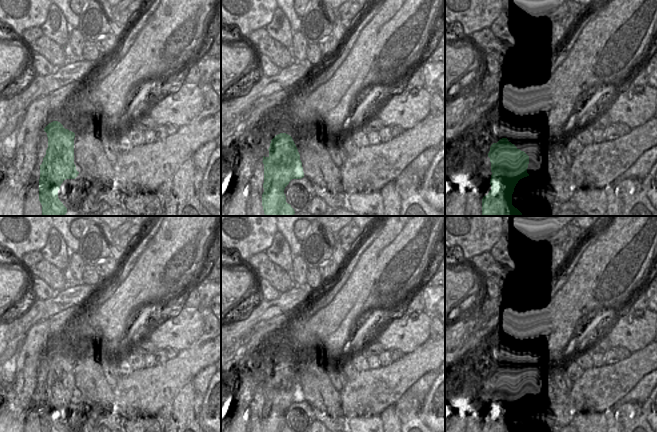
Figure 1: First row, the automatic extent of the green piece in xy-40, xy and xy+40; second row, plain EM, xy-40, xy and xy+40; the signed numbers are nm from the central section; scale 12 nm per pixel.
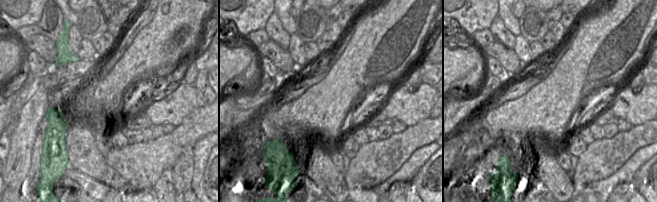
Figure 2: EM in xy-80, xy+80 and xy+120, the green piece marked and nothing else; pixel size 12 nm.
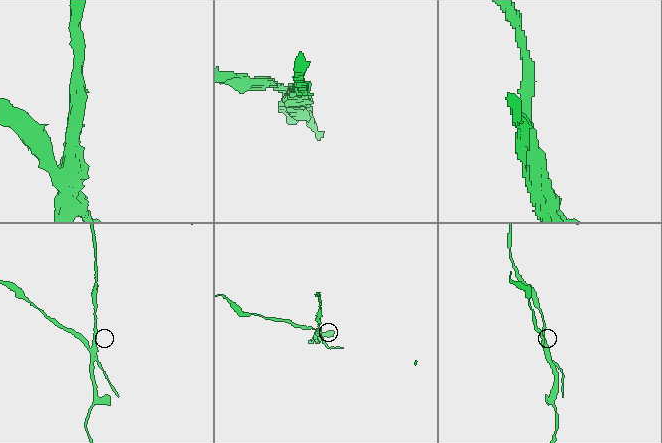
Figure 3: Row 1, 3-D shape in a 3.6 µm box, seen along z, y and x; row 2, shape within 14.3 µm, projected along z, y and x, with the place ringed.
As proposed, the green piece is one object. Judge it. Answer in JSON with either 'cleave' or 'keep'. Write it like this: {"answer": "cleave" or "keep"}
{"answer": "cleave"}

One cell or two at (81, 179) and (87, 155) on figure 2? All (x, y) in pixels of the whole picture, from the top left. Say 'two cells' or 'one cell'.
two cells

